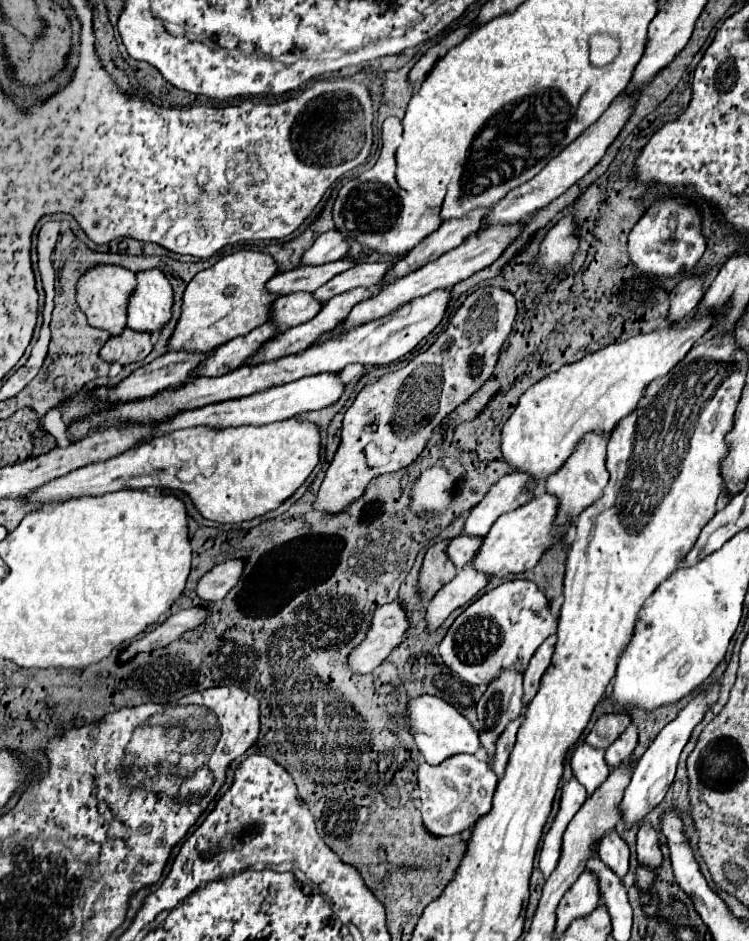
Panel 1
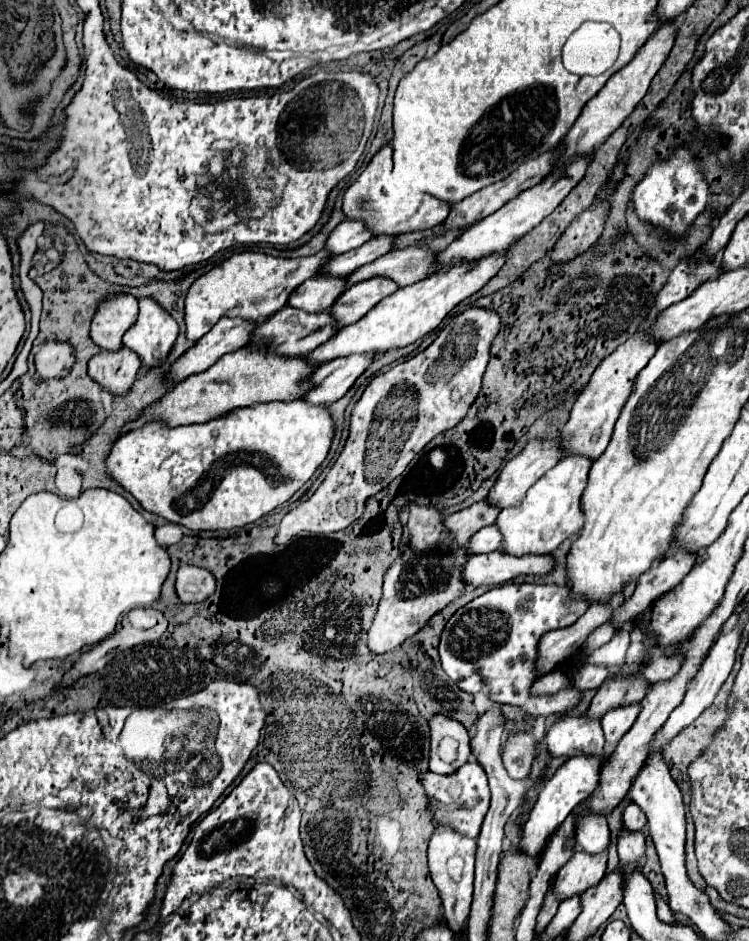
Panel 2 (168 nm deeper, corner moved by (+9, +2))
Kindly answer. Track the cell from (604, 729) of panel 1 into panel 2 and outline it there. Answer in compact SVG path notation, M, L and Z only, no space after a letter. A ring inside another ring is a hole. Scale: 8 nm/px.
M634 626L630 630L630 646L626 652L626 662L620 670L616 670L596 692L592 698L592 704L588 708L588 716L592 718L602 718L608 710L624 706L624 704L634 704L640 702L646 696L648 682L638 674L638 666L646 662L646 634Z

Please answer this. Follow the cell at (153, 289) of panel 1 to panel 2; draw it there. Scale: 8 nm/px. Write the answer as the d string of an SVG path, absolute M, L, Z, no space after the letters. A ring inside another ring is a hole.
M152 298L140 300L138 322L124 334L124 348L132 350L146 368L156 368L176 344L178 324Z

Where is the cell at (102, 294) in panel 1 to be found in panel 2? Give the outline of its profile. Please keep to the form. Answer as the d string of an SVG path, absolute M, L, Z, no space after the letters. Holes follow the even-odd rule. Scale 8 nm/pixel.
M116 296L108 298L98 306L98 312L92 320L90 338L102 350L120 350L122 336L138 318L138 302L134 296Z

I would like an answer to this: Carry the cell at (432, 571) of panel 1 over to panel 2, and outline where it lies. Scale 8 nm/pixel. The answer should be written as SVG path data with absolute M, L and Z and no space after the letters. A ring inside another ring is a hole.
M480 500L460 512L450 514L450 518L446 520L446 528L450 528L454 534L458 534L456 540L460 544L466 544L472 538L472 534L476 534L482 526L494 524L498 512L500 512L498 506L490 504L488 500Z

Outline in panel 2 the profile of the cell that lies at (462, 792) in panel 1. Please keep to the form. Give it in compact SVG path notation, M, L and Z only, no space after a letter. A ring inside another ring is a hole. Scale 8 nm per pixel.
M466 762L456 774L450 774L450 776L440 776L430 772L424 776L424 788L430 798L430 810L434 812L434 820L448 824L470 838L478 838L482 818L486 816L486 810L490 804L488 778L478 762Z

